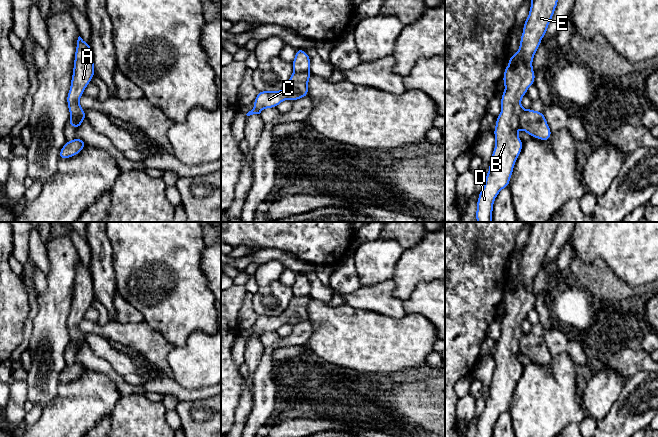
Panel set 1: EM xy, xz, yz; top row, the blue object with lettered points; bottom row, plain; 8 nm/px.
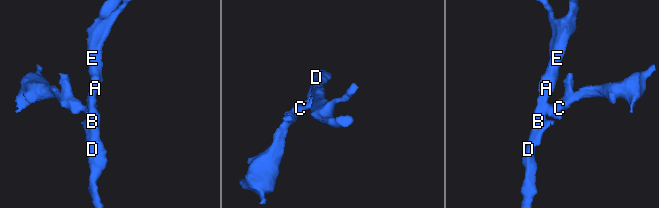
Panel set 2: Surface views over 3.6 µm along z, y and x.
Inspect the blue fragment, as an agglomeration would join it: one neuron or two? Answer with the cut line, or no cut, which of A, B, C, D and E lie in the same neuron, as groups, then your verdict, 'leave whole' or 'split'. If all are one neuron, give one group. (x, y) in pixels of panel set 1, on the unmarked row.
cut in yz along (523, 333), (519, 341), (518, 352); A B D E / C; split

